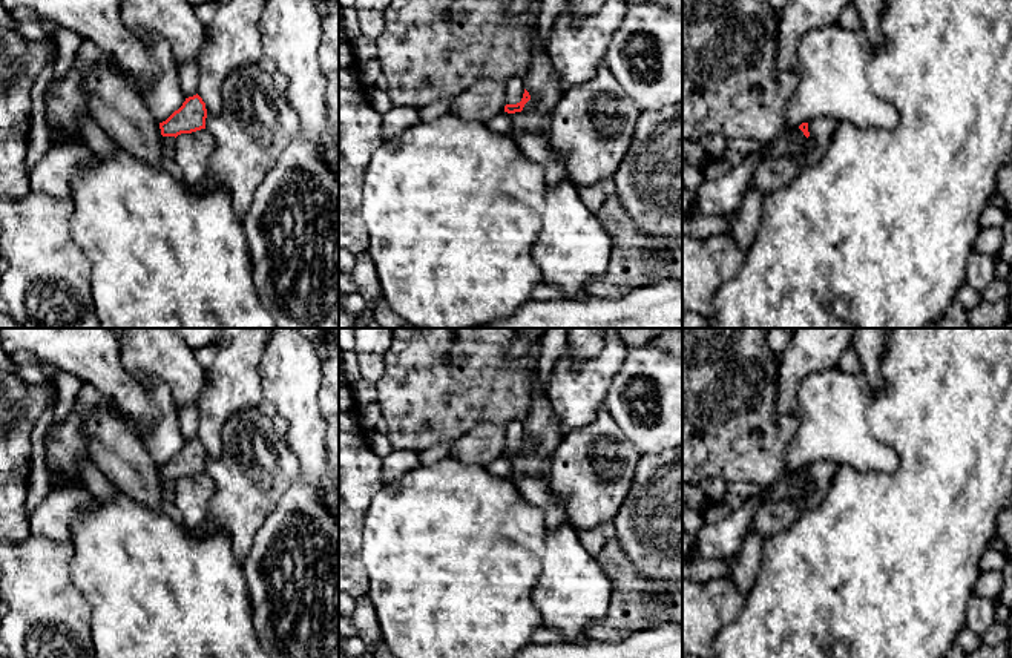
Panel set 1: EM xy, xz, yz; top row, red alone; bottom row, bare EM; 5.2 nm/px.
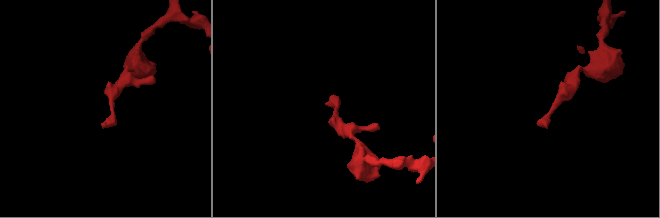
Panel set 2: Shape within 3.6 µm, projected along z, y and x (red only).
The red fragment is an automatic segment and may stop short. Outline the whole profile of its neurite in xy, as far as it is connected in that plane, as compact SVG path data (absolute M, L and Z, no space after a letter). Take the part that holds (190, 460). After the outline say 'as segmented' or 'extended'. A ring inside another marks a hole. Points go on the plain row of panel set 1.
M196 437L186 442L182 449L166 465L159 466L163 480L178 480L205 472L207 452L202 442Z; as segmented

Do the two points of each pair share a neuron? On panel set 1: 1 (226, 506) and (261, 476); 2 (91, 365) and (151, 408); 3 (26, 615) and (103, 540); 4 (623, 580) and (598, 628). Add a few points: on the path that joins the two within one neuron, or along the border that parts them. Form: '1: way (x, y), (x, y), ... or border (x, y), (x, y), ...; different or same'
1: way (235, 502), (252, 485); same
2: way (106, 373), (135, 399); same
3: border (69, 543), (74, 551), (71, 580), (89, 603); different
4: way (623, 592), (623, 608), (611, 620); same

